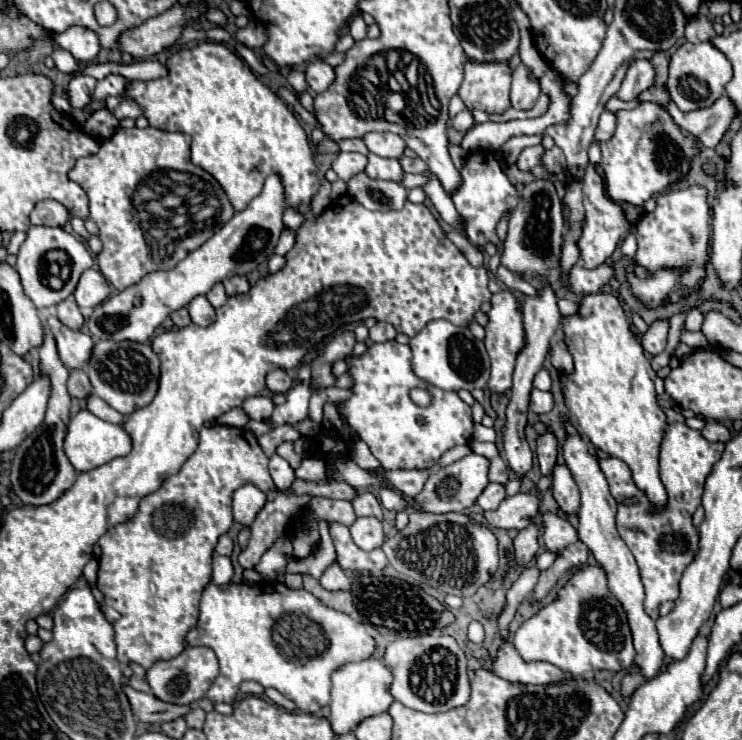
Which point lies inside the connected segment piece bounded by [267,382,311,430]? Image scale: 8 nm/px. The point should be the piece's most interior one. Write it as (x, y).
(295, 409)

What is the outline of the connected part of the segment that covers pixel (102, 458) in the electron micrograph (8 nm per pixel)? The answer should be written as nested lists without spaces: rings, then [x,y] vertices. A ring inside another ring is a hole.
[[[81,410],[79,414],[75,414],[67,426],[65,452],[71,460],[71,464],[79,472],[87,472],[87,470],[93,470],[101,464],[107,464],[113,458],[125,456],[129,450],[131,450],[131,436],[125,432],[125,428],[121,424],[105,422],[105,420],[97,418],[95,414],[91,414],[89,410]]]

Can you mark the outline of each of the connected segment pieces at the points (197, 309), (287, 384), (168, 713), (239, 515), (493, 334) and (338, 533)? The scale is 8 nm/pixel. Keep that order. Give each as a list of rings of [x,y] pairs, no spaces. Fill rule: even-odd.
[[[197,296],[189,306],[189,316],[191,316],[191,322],[197,324],[197,326],[209,326],[213,324],[215,320],[215,308],[209,304],[209,300],[205,296]]]
[[[271,370],[267,374],[267,388],[273,394],[285,394],[291,388],[291,378],[285,370]]]
[[[125,686],[125,694],[131,702],[133,714],[139,716],[147,724],[163,724],[177,718],[183,718],[187,712],[191,712],[191,706],[177,706],[163,700],[157,700],[153,694],[143,694],[133,690],[131,686]]]
[[[245,484],[241,486],[235,494],[233,494],[233,518],[235,522],[239,522],[241,526],[251,526],[257,512],[263,508],[265,504],[265,494],[251,486]]]
[[[501,292],[491,296],[491,310],[487,312],[487,326],[485,326],[485,348],[491,358],[491,378],[487,382],[487,390],[493,394],[503,394],[511,390],[513,386],[513,368],[515,360],[525,346],[525,328],[523,328],[523,316],[519,310],[519,302],[513,296],[513,292]]]
[[[333,524],[331,538],[337,550],[337,562],[345,570],[383,570],[387,566],[387,556],[381,548],[375,548],[371,552],[365,552],[355,546],[355,542],[349,536],[349,530],[341,524]]]

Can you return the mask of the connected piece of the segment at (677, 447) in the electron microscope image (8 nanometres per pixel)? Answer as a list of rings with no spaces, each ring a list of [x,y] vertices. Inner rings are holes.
[[[687,424],[667,426],[661,442],[661,480],[669,494],[669,506],[659,514],[651,514],[649,504],[637,504],[637,486],[631,480],[631,472],[627,464],[623,464],[617,458],[605,458],[599,462],[611,486],[611,494],[619,504],[617,530],[637,560],[645,594],[647,594],[645,612],[653,620],[659,618],[661,602],[675,600],[679,596],[681,574],[697,556],[699,532],[693,526],[691,516],[701,504],[705,478],[711,474],[711,468],[721,458],[723,450],[725,450],[725,444],[707,442],[699,430],[691,430]],[[625,500],[631,500],[631,504],[625,504]]]

